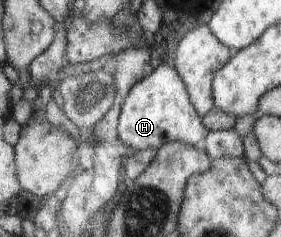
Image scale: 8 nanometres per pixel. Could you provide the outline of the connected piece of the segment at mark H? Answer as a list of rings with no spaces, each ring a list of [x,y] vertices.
[[[156,62],[148,78],[140,79],[126,95],[119,114],[117,133],[119,139],[137,151],[158,150],[166,143],[178,141],[204,150],[209,129],[189,99],[185,81],[180,78],[172,64]]]

